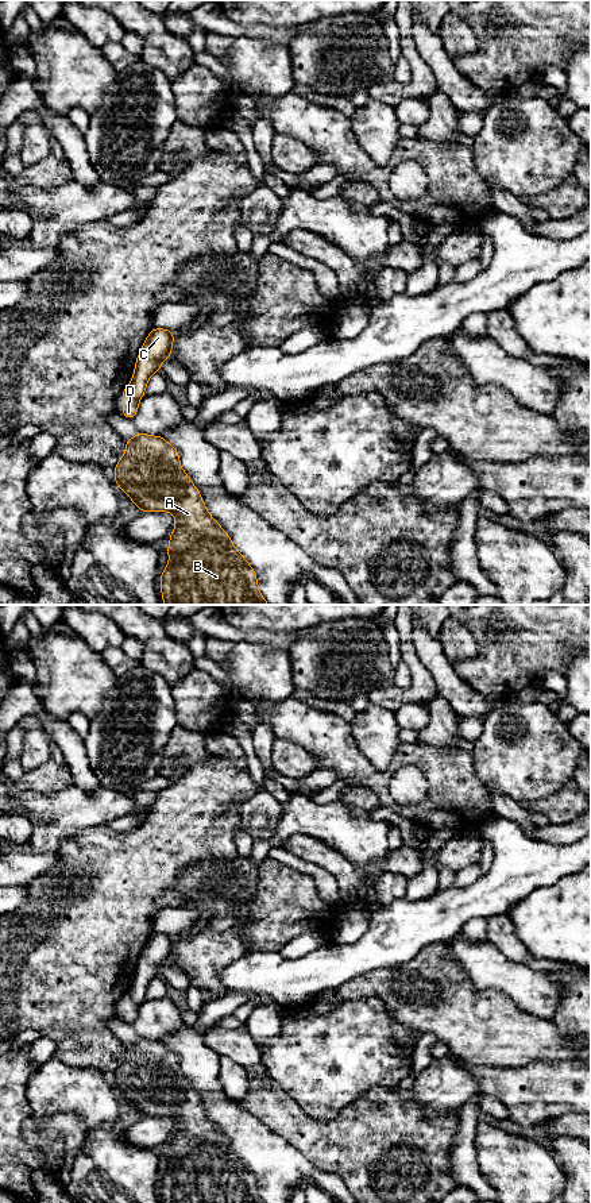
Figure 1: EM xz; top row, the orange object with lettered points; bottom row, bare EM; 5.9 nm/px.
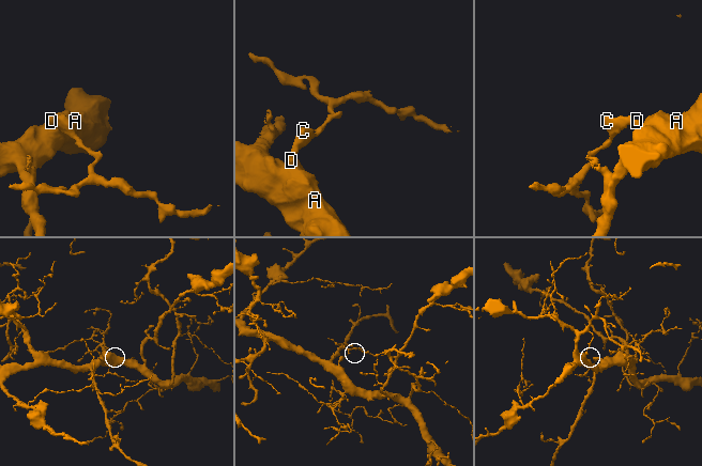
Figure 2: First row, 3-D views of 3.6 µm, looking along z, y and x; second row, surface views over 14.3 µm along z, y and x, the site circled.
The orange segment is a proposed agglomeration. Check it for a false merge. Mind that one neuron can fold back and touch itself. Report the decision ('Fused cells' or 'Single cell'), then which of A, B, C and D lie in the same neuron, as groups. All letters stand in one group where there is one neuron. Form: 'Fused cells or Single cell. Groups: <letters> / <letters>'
Fused cells. Groups: A B D / C

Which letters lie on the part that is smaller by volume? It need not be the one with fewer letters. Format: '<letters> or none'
C

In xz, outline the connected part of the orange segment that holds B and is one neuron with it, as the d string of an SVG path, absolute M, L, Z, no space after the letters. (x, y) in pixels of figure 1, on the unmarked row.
M138 1037L127 1045L113 1083L140 1117L171 1117L175 1121L167 1153L170 1165L161 1181L163 1203L263 1203L254 1173L206 1117L198 1094L181 1073L178 1056L162 1041Z

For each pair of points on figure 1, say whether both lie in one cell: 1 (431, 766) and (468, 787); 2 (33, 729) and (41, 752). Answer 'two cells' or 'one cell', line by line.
1: one cell
2: one cell

